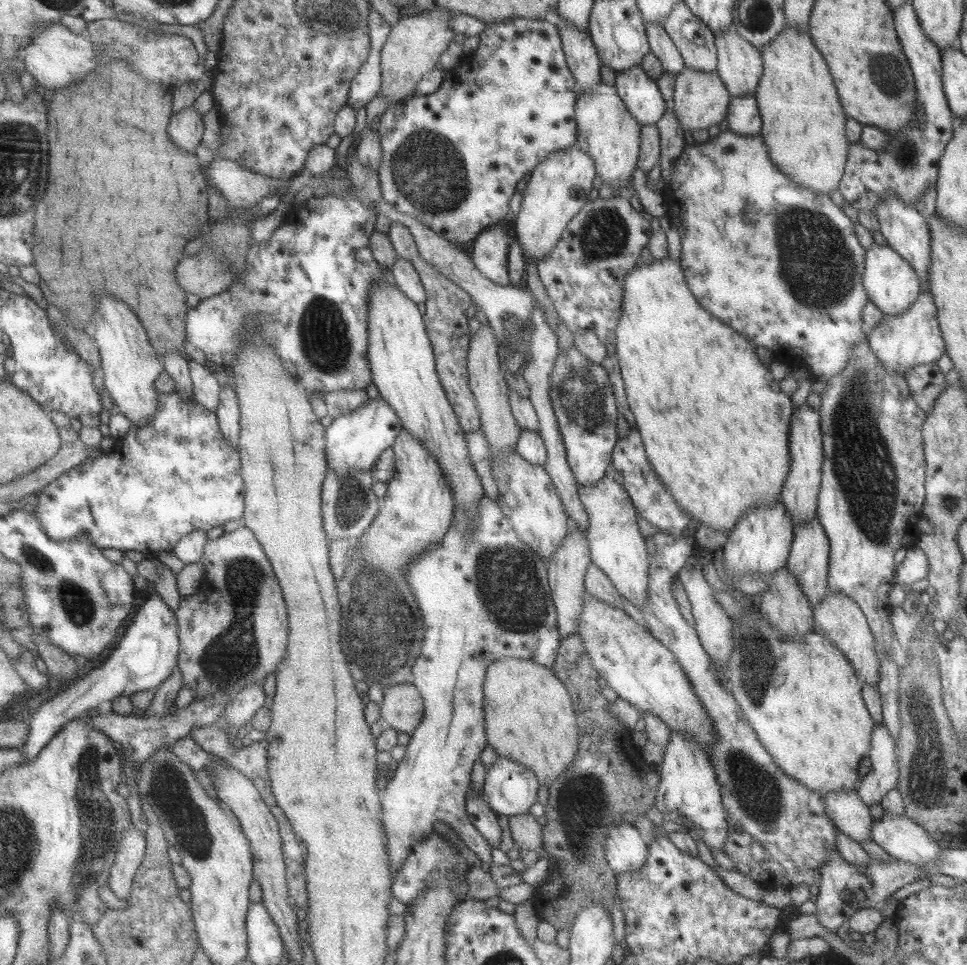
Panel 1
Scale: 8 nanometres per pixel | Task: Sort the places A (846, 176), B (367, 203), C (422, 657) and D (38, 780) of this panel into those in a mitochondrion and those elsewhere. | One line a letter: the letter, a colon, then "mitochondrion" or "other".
A: other
B: other
C: mitochondrion
D: other

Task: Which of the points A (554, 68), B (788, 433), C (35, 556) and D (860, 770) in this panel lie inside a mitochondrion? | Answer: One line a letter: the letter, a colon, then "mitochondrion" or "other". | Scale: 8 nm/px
A: other
B: other
C: mitochondrion
D: other

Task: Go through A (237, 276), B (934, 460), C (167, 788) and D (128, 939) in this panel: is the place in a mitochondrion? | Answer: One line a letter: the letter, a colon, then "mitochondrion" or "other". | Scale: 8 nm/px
A: other
B: other
C: mitochondrion
D: mitochondrion

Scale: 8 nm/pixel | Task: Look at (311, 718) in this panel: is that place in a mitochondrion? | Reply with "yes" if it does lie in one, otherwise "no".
no

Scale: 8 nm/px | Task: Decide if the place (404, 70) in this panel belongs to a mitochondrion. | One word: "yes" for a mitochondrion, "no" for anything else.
no

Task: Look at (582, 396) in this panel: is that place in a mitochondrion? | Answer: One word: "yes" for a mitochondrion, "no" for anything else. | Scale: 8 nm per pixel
yes

